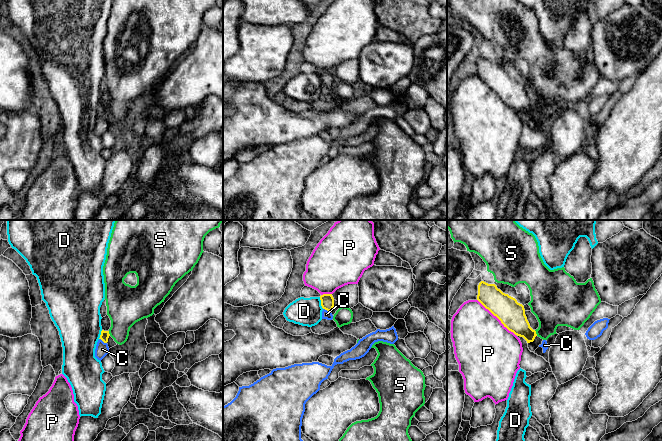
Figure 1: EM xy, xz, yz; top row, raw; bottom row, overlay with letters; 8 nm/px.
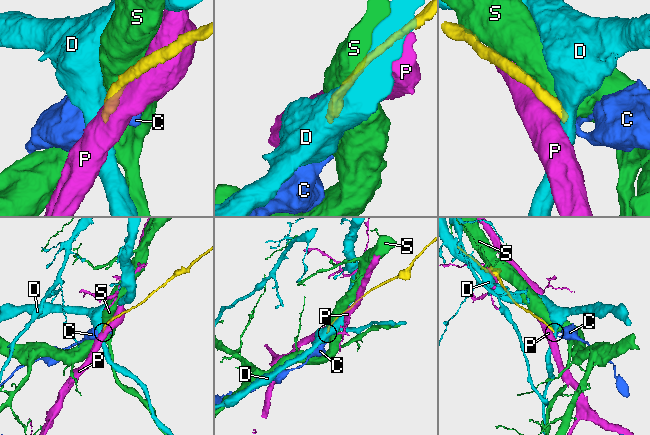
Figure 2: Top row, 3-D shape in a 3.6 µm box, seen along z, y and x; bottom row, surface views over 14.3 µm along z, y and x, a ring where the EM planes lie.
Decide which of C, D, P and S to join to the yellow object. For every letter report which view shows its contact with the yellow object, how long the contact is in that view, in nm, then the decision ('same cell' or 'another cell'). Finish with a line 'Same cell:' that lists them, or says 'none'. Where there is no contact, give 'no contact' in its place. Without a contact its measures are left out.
C: contact in xy; length 80 nm; same cell
D: contact in xz; length 100 nm; another cell
P: contact in yz; length 420 nm; another cell
S: contact in yz; length 50 nm; another cell
Same cell: C

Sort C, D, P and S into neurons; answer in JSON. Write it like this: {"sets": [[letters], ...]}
{"sets": [["C"], ["D"], ["P"], ["S"]]}

